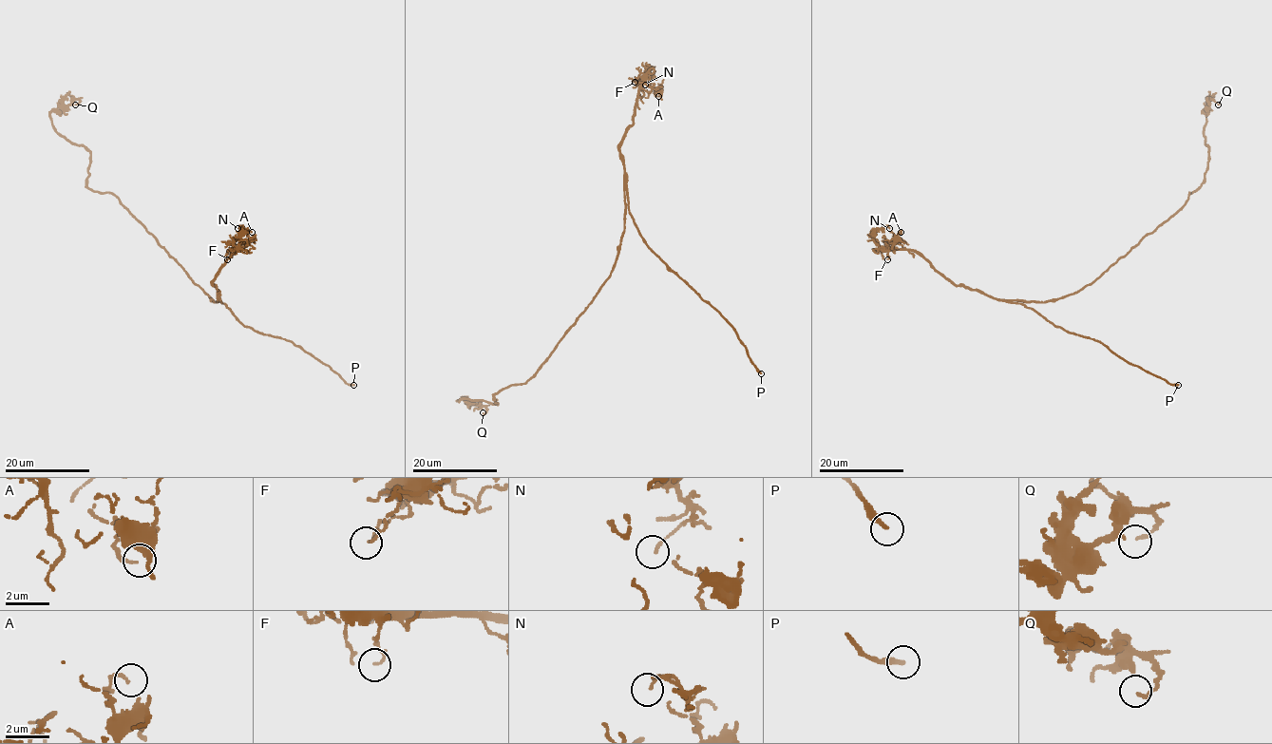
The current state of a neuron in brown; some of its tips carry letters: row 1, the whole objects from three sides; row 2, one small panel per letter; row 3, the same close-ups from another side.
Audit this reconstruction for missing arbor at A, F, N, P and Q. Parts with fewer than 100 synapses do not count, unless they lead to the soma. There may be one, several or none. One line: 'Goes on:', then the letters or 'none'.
Goes on: P

